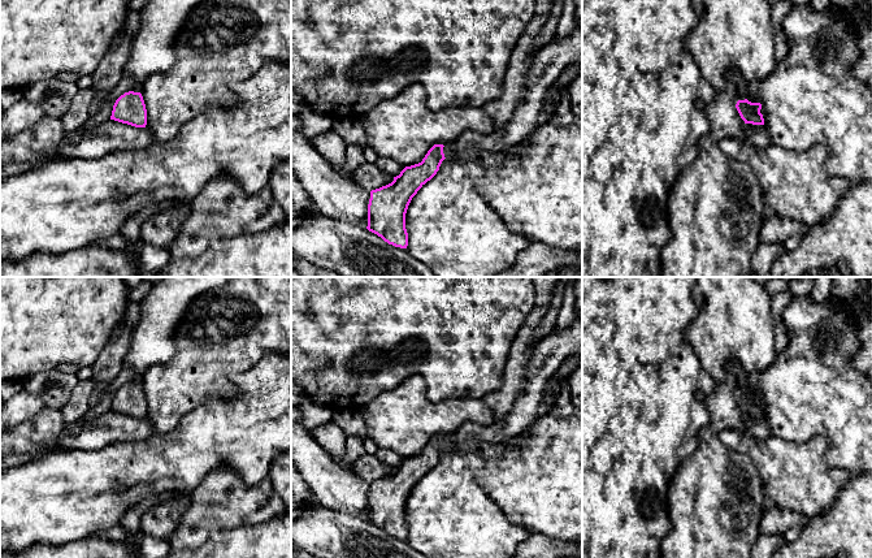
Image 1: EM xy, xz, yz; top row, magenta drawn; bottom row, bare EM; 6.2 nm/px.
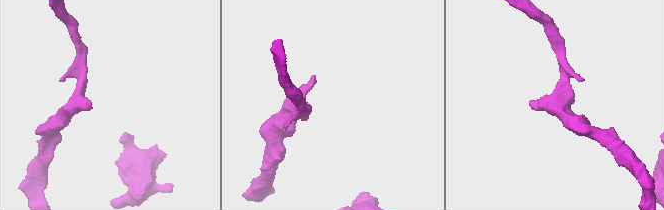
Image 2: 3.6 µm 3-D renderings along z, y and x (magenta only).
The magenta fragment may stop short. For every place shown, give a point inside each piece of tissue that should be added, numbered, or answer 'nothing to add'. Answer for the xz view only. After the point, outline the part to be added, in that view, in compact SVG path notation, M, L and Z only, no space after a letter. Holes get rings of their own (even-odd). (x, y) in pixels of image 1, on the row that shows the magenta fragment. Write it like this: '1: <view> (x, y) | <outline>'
1: xz (448, 151) | M446 143L443 147L443 153L446 159L456 159L455 151L451 146L451 143Z

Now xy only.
nothing to add

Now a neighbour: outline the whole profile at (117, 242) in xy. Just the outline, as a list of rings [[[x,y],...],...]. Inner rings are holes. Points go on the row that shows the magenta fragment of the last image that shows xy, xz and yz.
[[[116,234],[105,242],[95,242],[94,245],[107,247],[110,250],[125,250],[127,247],[127,239],[122,234]]]

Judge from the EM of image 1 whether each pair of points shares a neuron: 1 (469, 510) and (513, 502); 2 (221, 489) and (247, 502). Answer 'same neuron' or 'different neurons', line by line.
1: different neurons
2: same neuron

